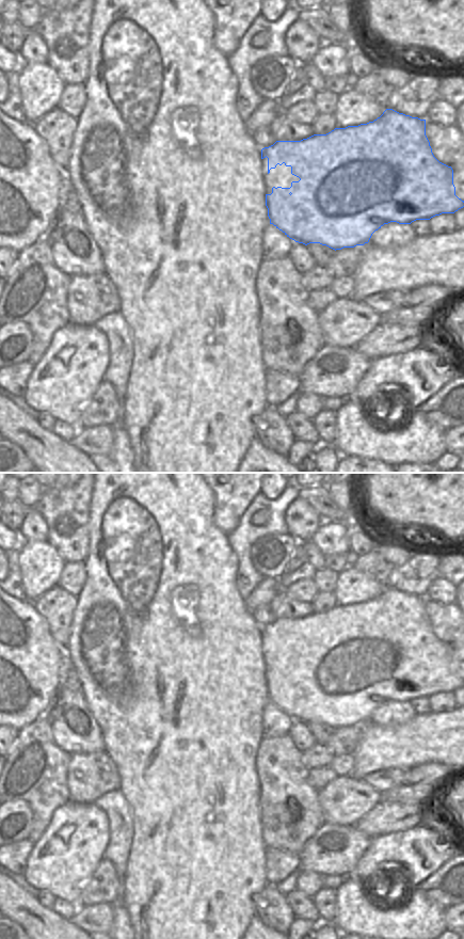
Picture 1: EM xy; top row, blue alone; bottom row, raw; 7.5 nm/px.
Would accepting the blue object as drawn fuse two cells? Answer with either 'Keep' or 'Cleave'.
Cleave.

